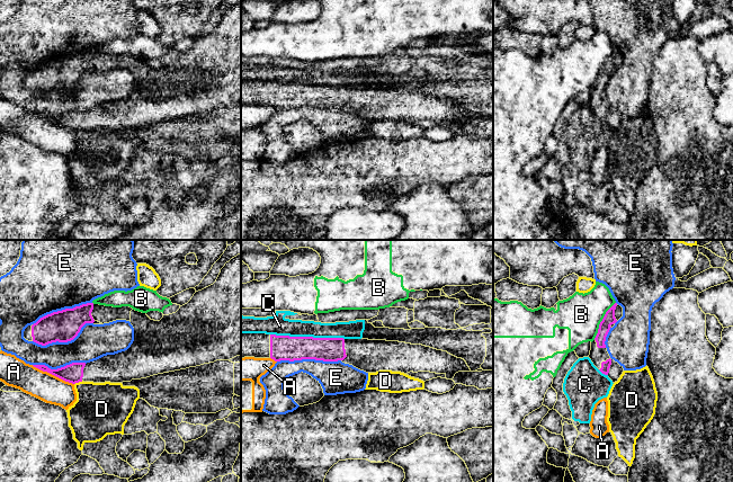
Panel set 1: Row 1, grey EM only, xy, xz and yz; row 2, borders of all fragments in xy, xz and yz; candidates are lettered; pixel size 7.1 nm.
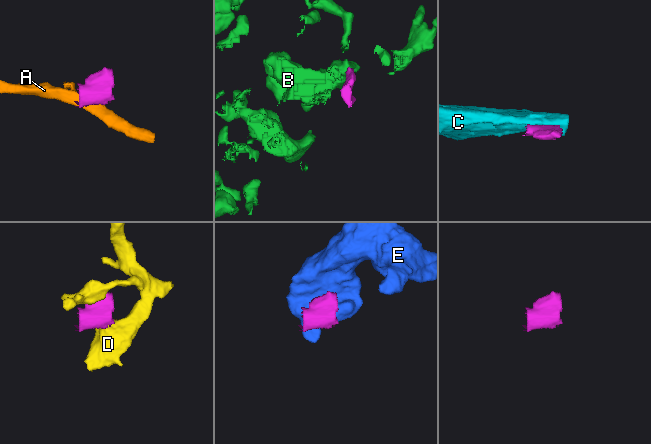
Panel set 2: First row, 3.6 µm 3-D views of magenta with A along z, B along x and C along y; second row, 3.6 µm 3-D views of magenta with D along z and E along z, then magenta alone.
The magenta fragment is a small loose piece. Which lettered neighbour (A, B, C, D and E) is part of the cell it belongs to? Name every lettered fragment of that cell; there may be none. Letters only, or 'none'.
none

